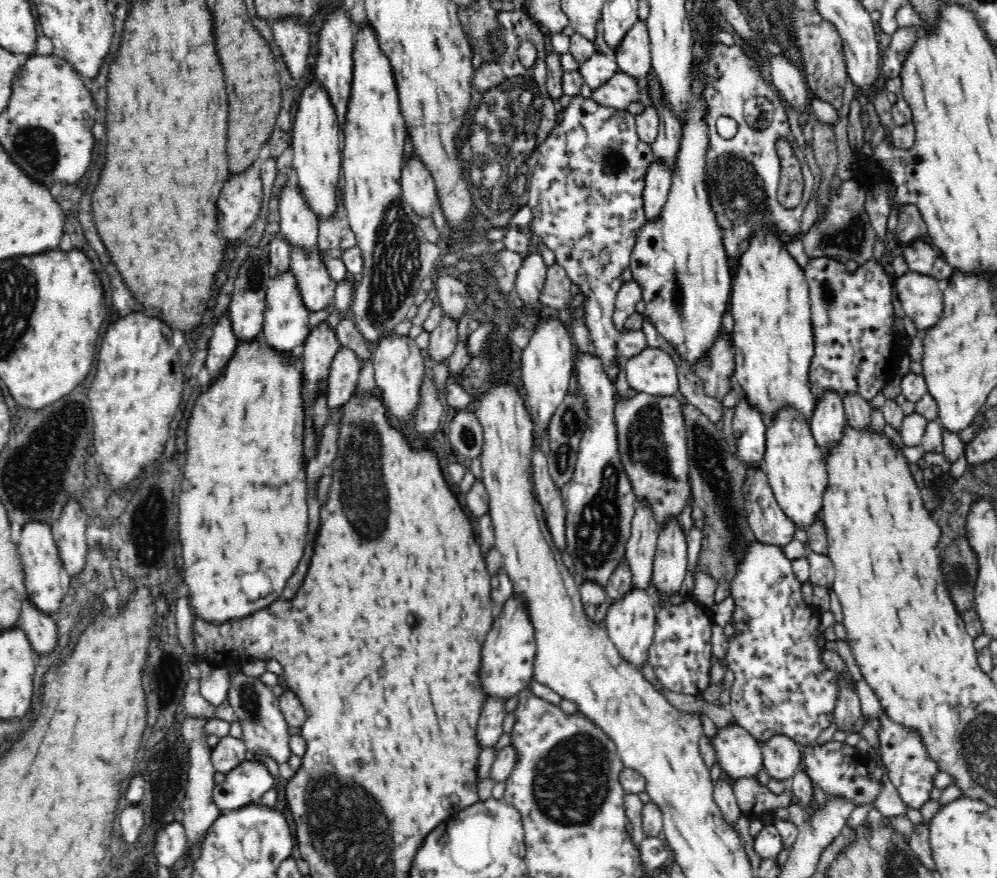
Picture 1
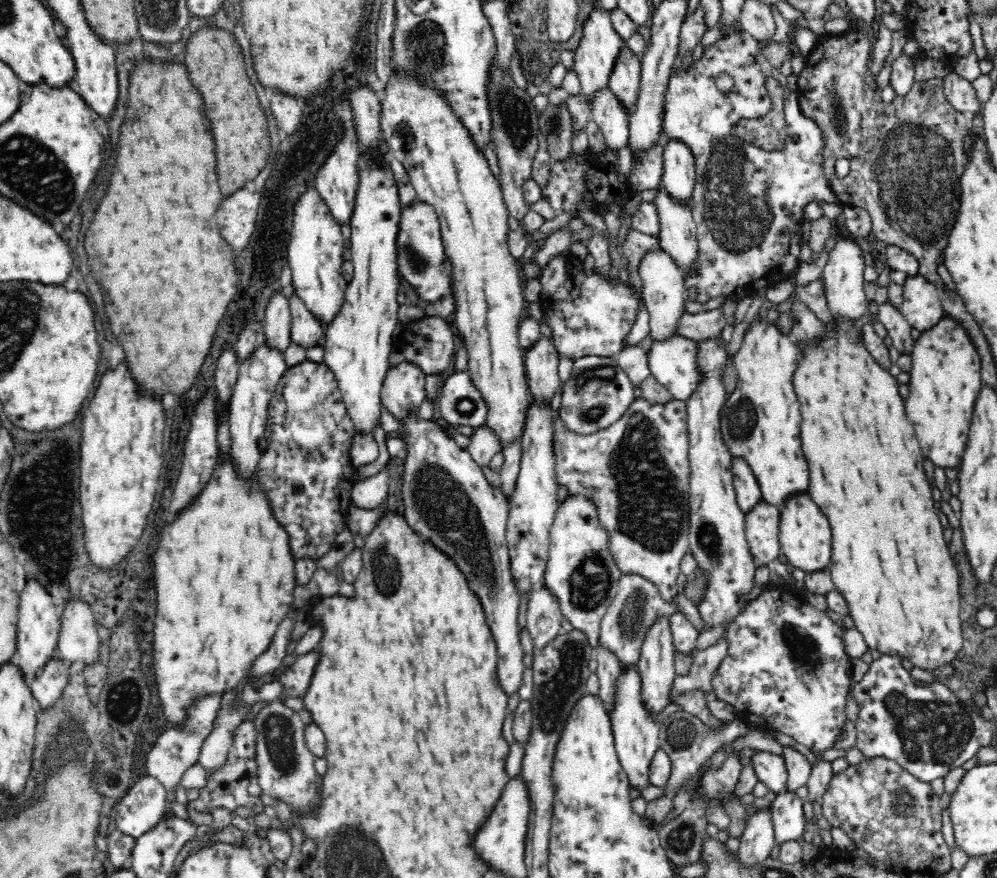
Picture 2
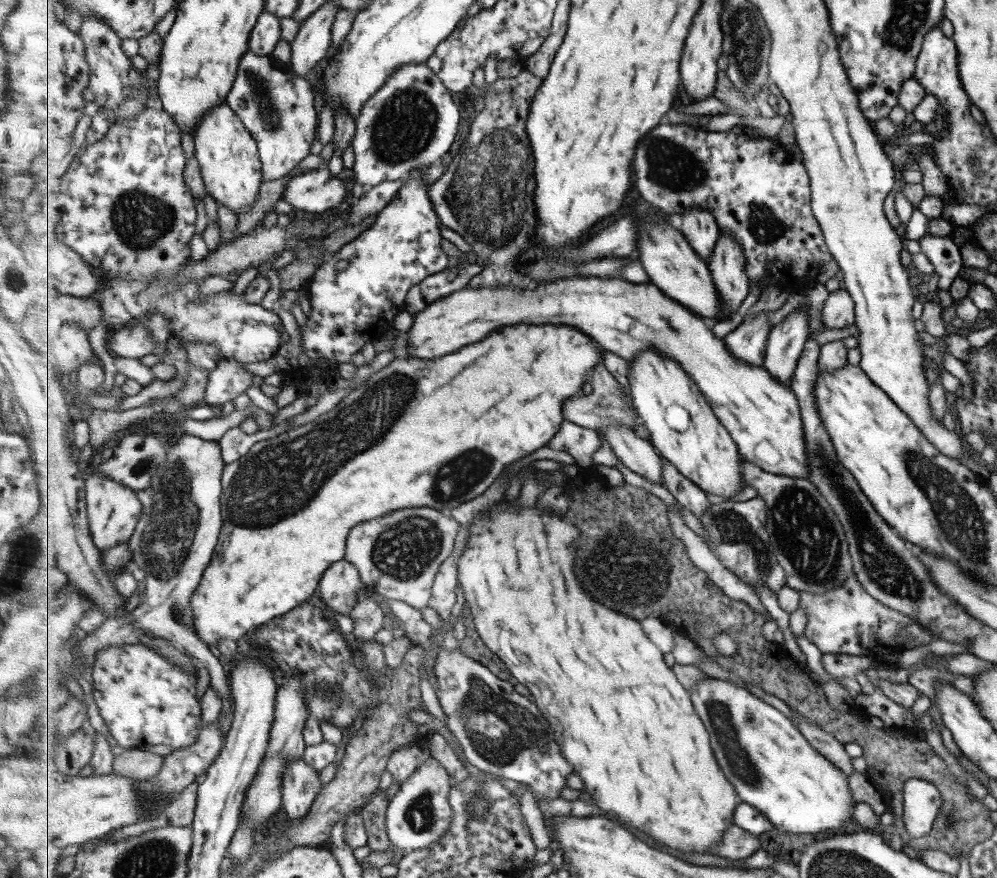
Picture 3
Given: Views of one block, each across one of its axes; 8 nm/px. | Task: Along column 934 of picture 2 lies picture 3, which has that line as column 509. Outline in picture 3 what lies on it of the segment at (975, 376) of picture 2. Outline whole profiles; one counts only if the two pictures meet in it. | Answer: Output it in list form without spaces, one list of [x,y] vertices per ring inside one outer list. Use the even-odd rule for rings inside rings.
[[[518,323],[505,326],[490,333],[483,341],[461,348],[459,352],[444,358],[418,359],[417,357],[399,357],[386,368],[372,374],[363,386],[358,386],[335,409],[324,413],[316,421],[291,429],[277,437],[258,441],[244,458],[227,464],[225,472],[225,493],[223,496],[223,518],[225,528],[221,542],[213,556],[213,561],[206,569],[200,588],[193,596],[193,609],[199,637],[208,644],[220,645],[224,638],[240,640],[242,636],[268,625],[277,617],[288,614],[298,605],[319,596],[321,582],[326,571],[335,563],[345,558],[349,544],[349,535],[357,526],[381,516],[389,516],[395,510],[403,508],[432,507],[449,512],[463,503],[482,496],[498,476],[511,464],[532,456],[540,448],[548,446],[562,430],[567,414],[565,404],[584,392],[584,384],[590,381],[594,368],[602,365],[604,354],[598,348],[598,341],[578,327],[562,323]]]

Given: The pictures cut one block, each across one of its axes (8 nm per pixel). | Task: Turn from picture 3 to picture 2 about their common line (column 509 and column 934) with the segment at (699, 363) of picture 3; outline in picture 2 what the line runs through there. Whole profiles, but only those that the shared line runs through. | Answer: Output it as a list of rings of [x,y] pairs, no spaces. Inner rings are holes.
[[[916,274],[903,285],[903,300],[897,307],[911,328],[924,332],[946,316],[936,286]]]

